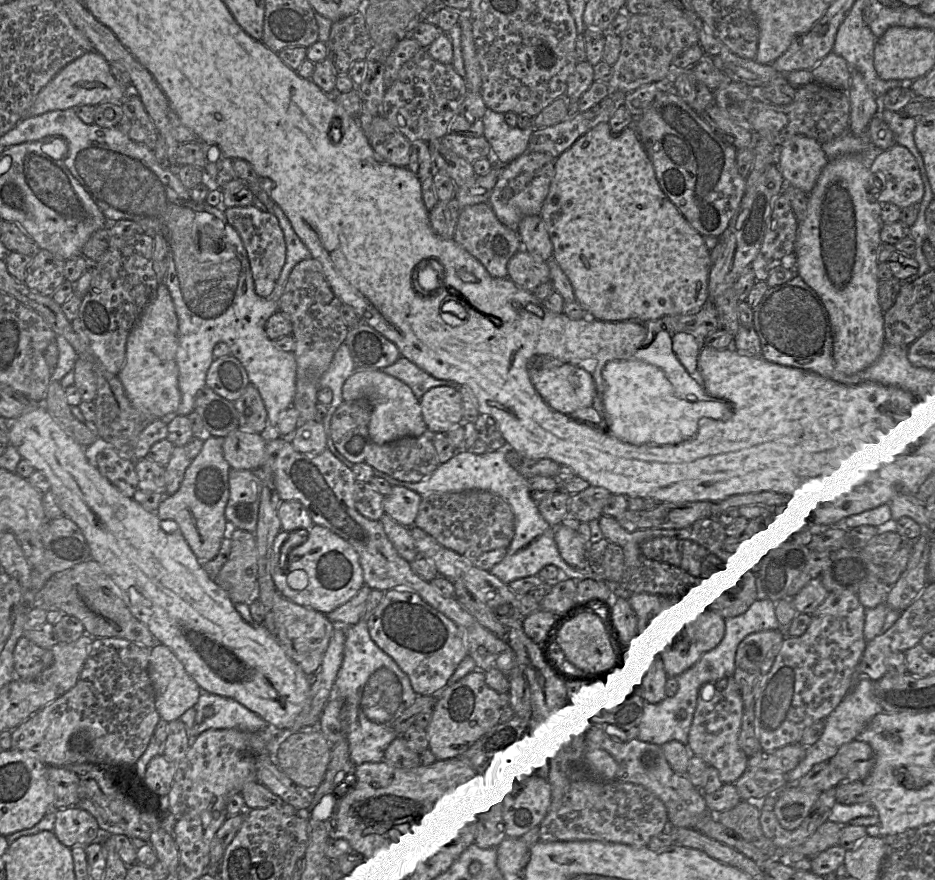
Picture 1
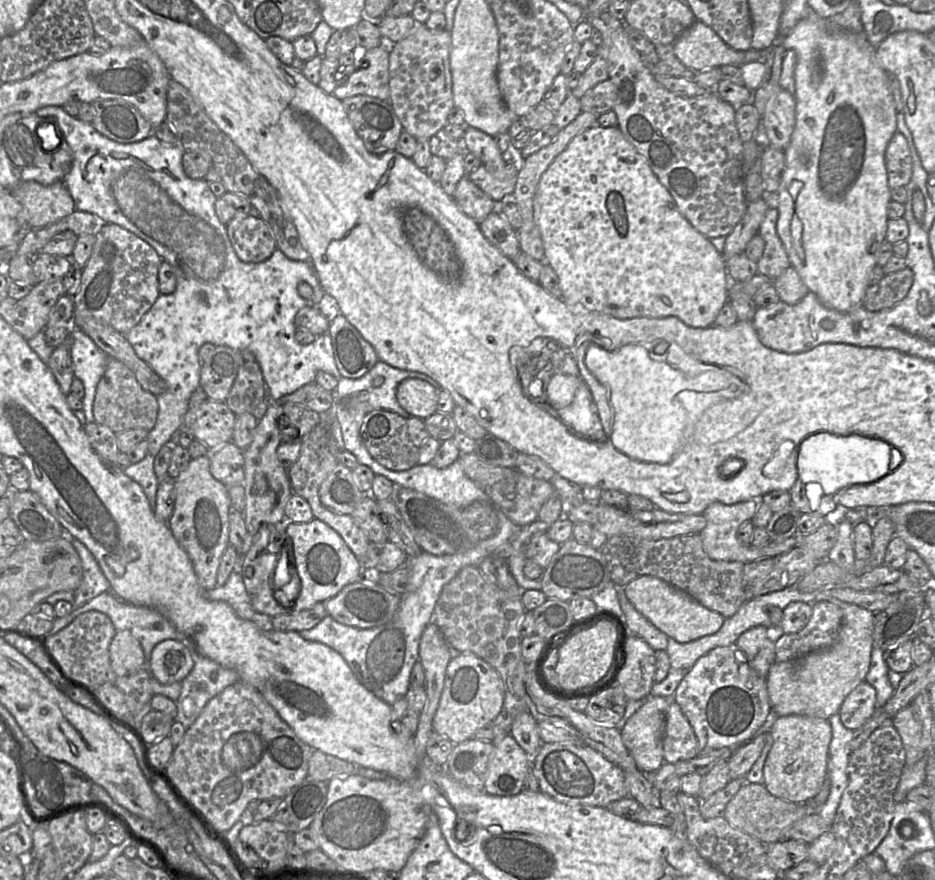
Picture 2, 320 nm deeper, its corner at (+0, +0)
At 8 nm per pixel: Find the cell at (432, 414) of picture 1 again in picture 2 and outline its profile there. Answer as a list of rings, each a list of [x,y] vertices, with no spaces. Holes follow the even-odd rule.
[[[407,378],[396,389],[399,405],[410,415],[422,420],[437,412],[438,397],[438,389],[418,378]]]

